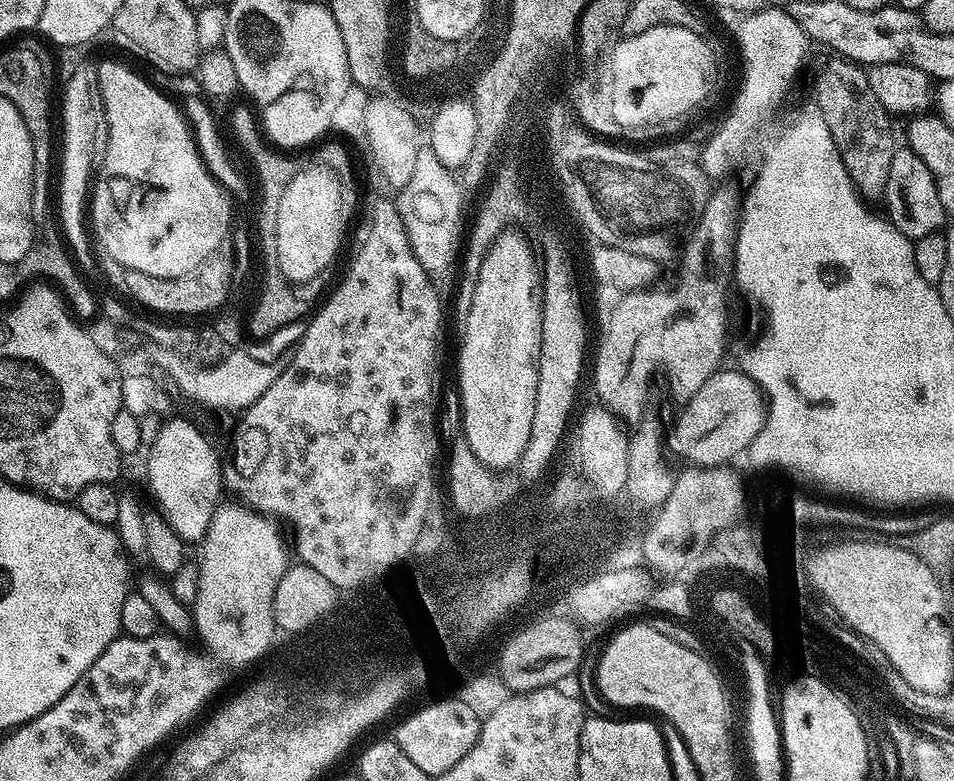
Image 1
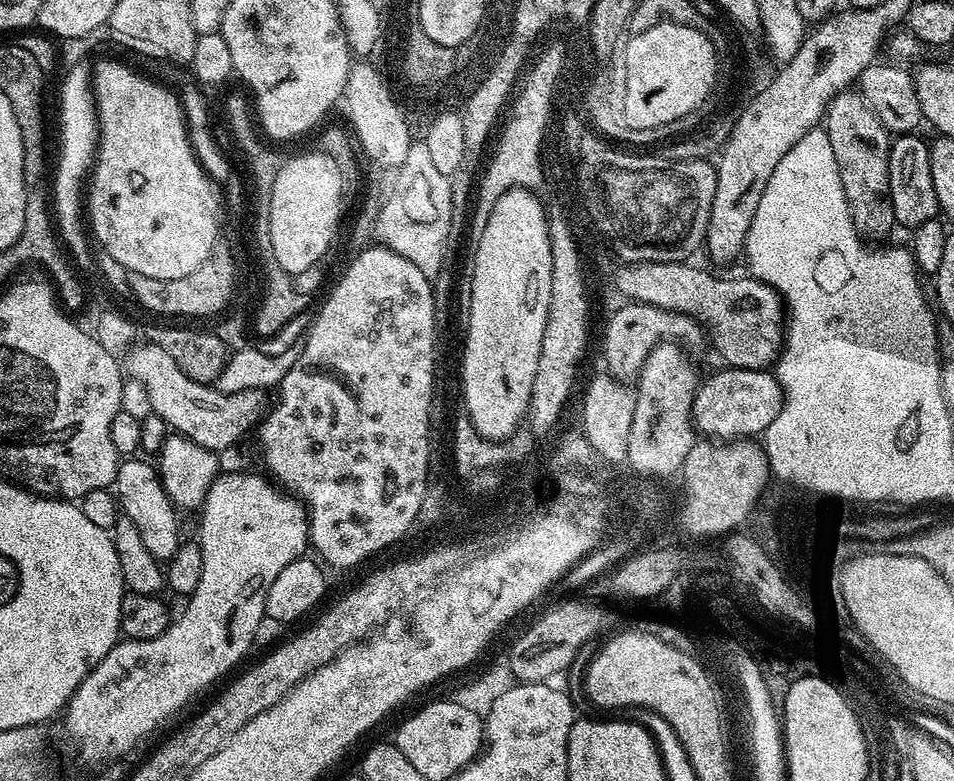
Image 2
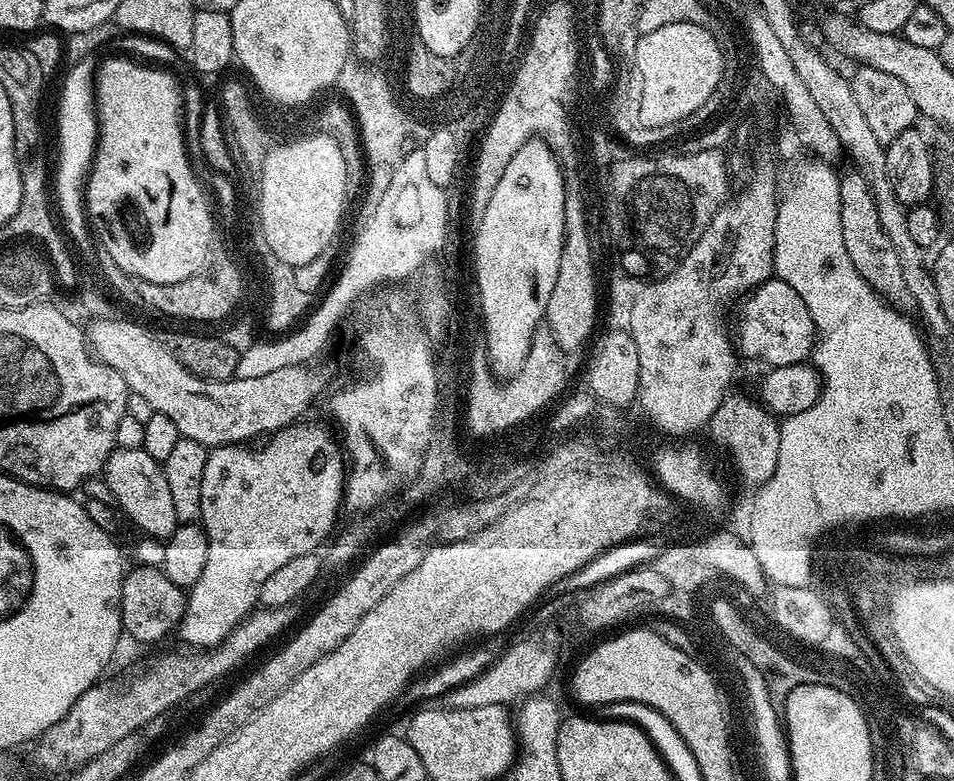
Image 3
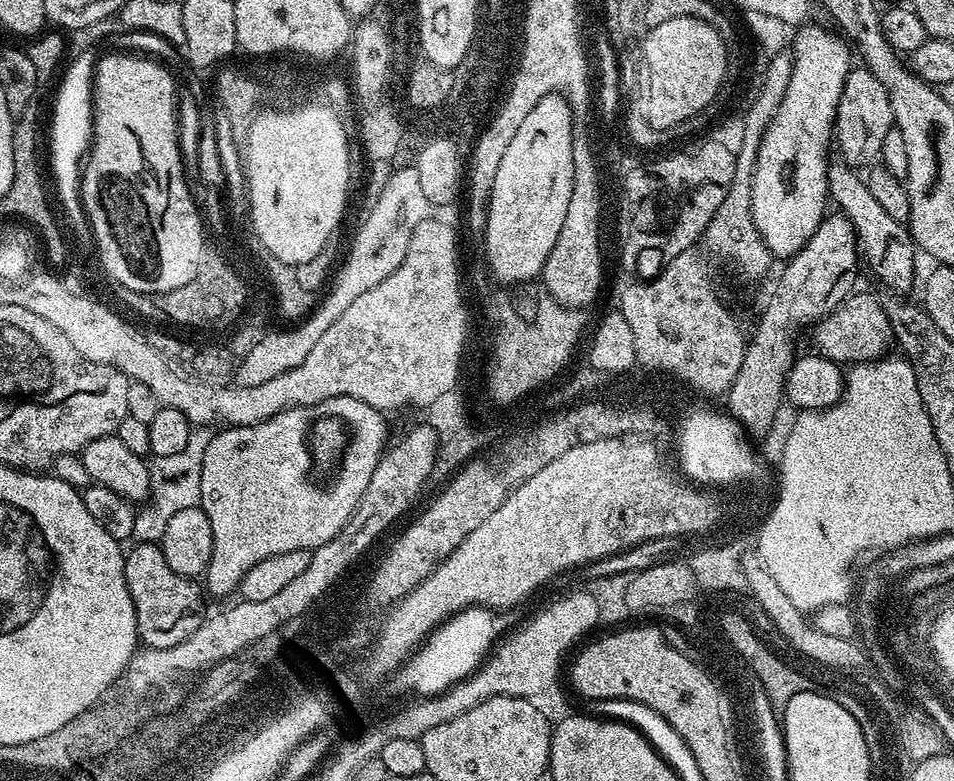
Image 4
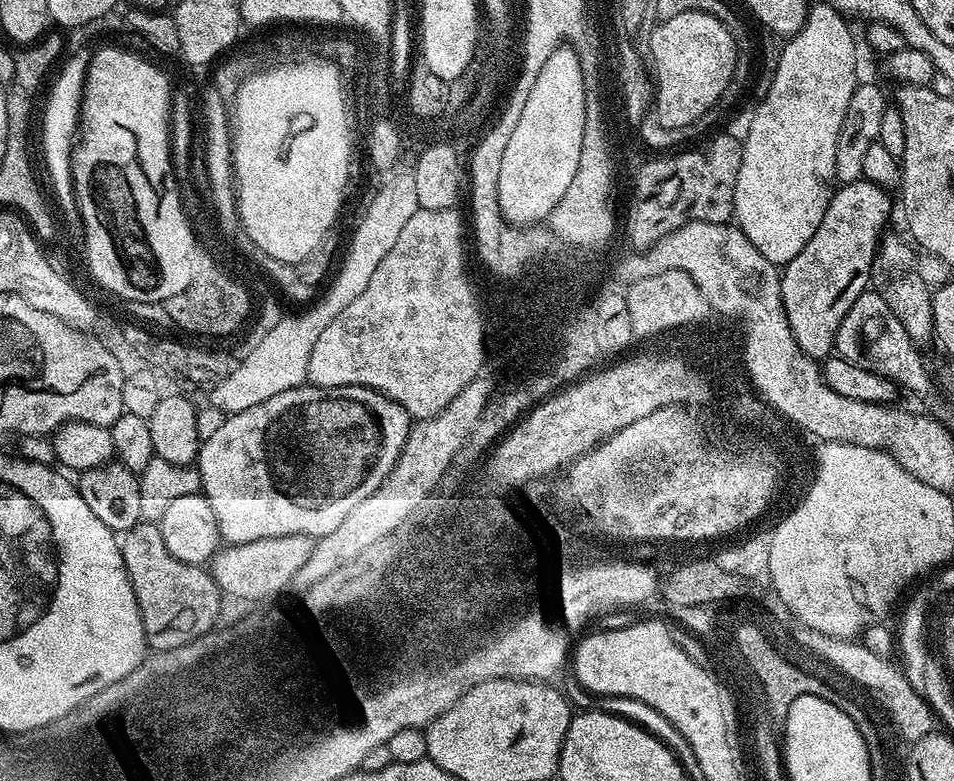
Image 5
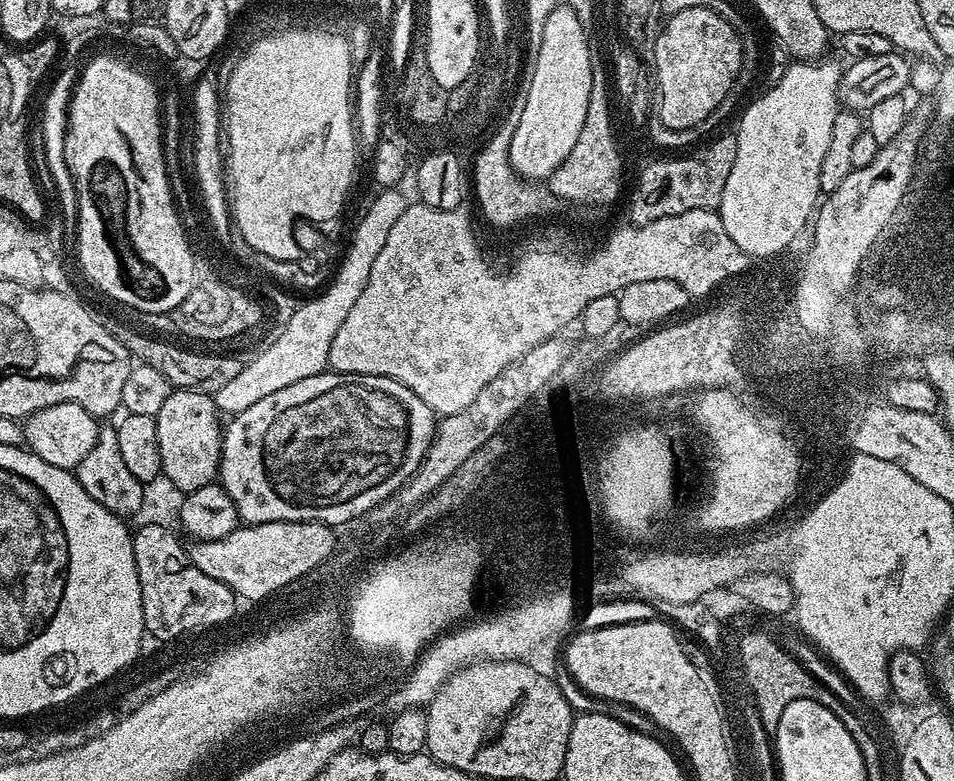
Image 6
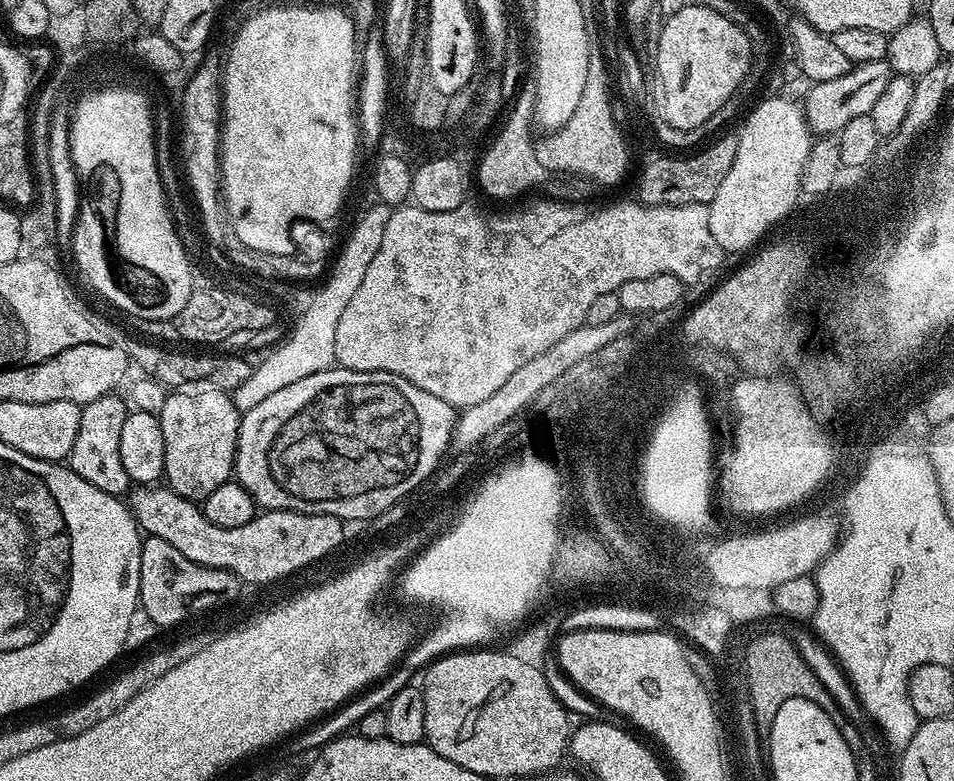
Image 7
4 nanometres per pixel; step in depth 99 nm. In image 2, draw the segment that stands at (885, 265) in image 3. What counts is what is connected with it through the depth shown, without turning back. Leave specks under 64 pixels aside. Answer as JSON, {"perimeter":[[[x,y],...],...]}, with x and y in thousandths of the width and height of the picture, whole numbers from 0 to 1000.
{"perimeter":[[[890,115],[881,118],[868,132],[866,168],[870,187],[874,187],[874,202],[878,207],[878,223],[883,228],[883,243],[889,255],[895,289],[901,296],[903,303],[911,309],[930,309],[927,306],[934,300],[935,292],[940,291],[933,254],[935,179],[931,165],[925,161],[920,146],[905,119]]]}

